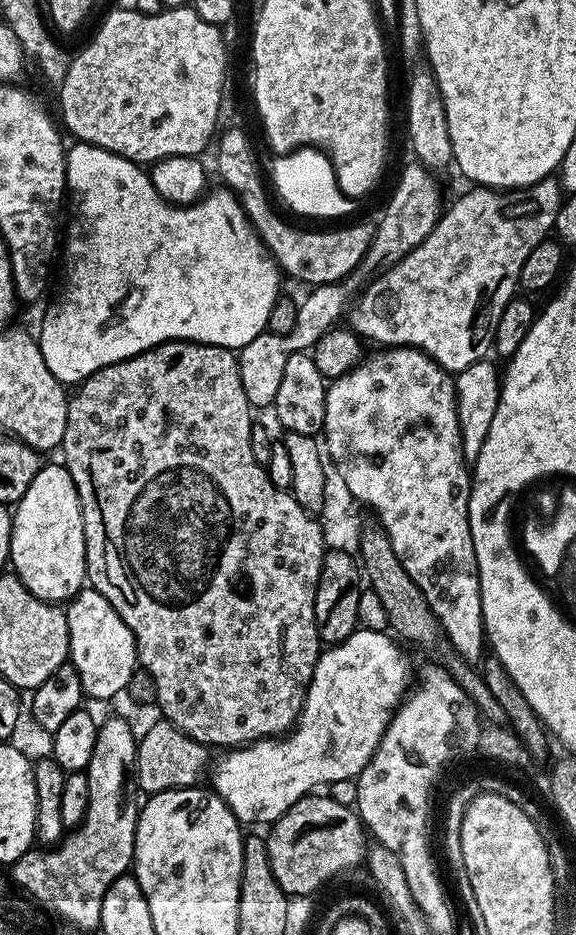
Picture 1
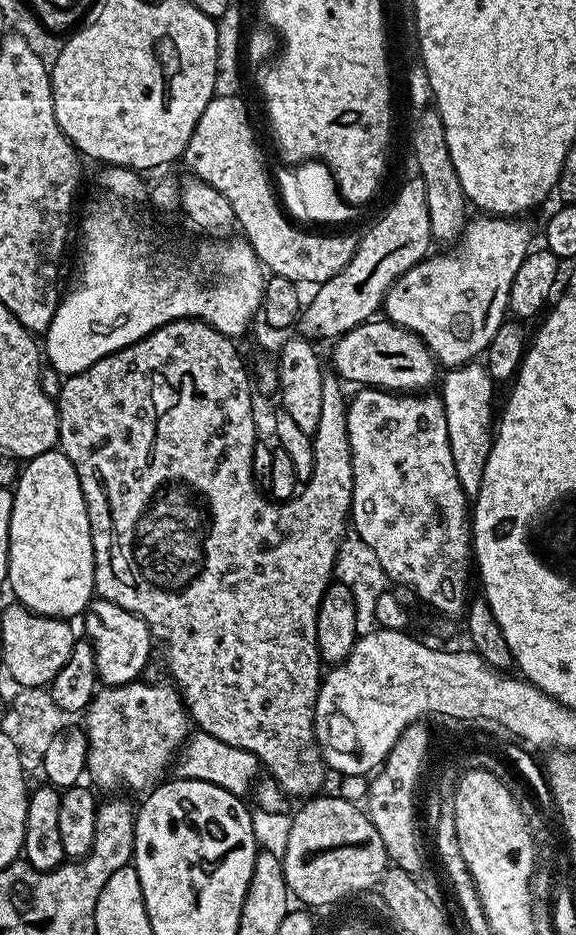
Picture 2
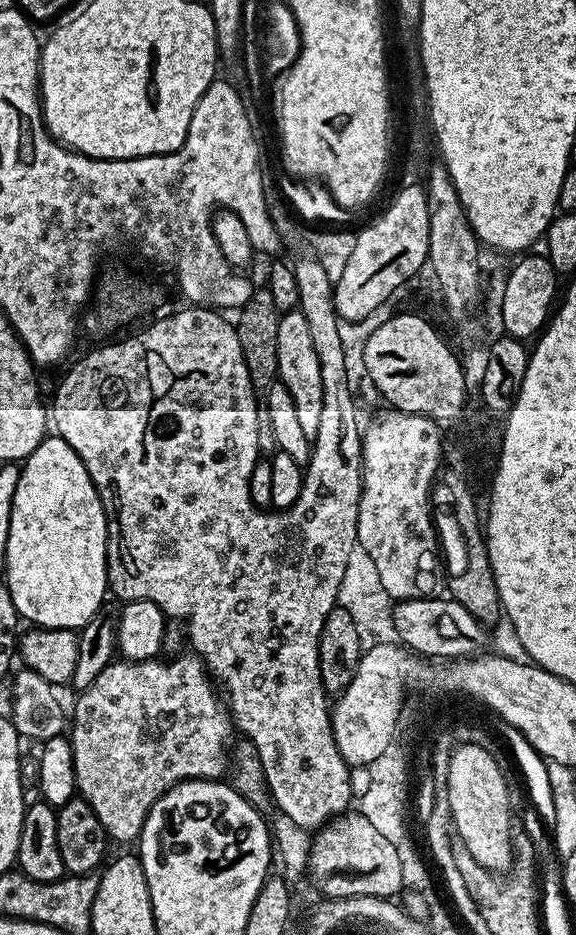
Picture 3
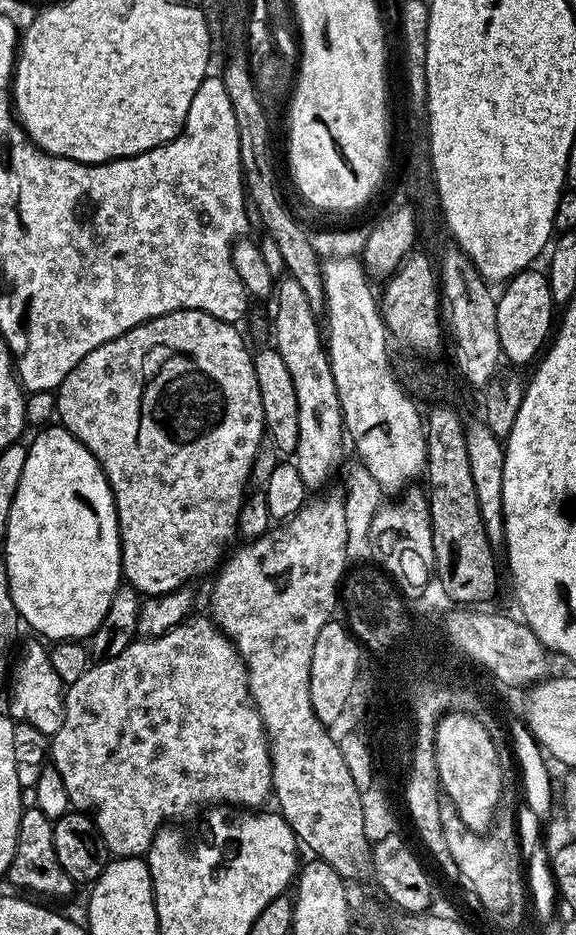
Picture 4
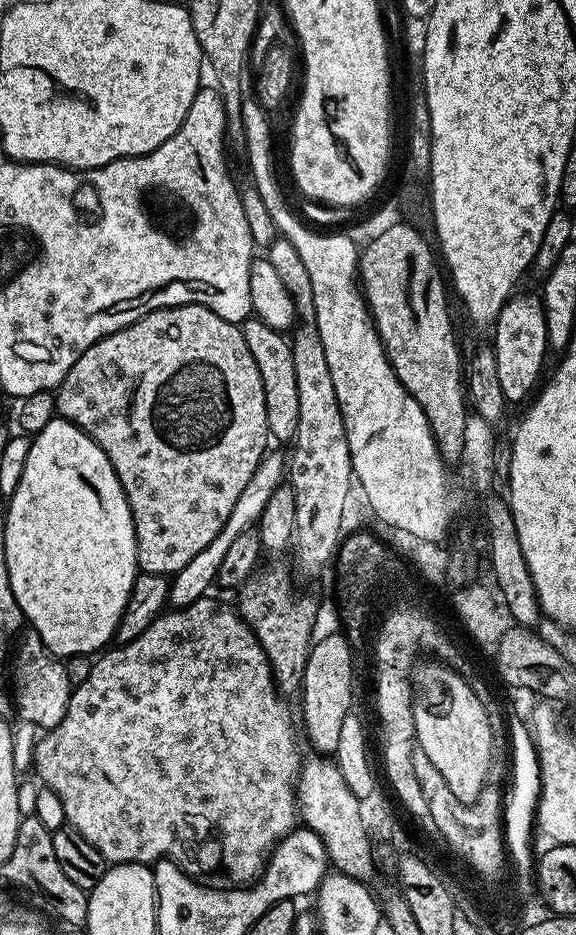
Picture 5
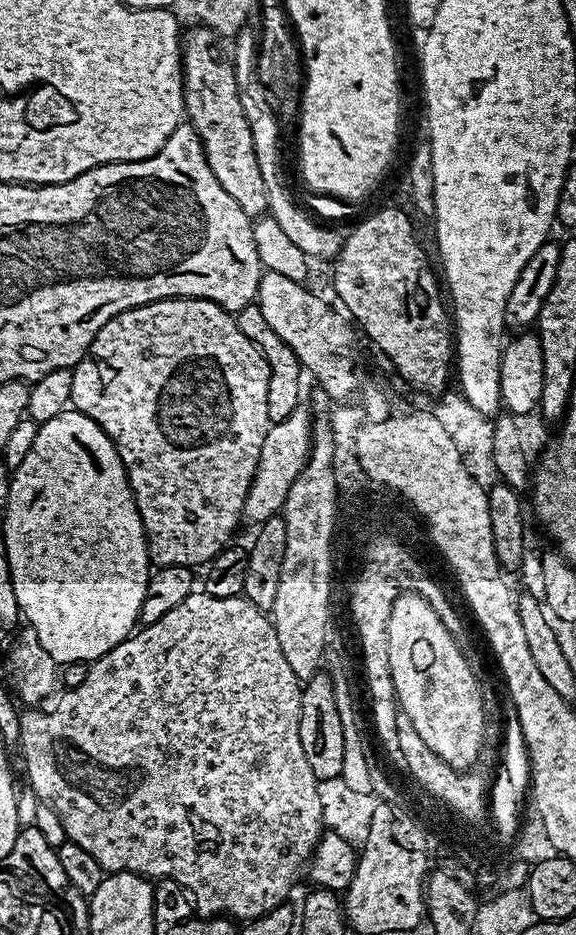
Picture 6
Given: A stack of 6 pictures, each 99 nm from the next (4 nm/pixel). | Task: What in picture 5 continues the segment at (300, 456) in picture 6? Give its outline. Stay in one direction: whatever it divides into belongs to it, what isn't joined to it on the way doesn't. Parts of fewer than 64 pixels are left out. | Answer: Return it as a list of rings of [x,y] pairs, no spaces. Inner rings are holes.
[[[269,451],[260,459],[260,465],[254,470],[250,482],[246,482],[242,494],[238,494],[238,502],[234,502],[234,510],[230,510],[230,518],[226,518],[226,522],[222,526],[222,530],[218,530],[214,542],[210,542],[210,546],[206,546],[206,550],[194,554],[194,558],[190,558],[190,562],[186,562],[186,566],[182,566],[182,570],[178,570],[171,577],[168,604],[173,609],[190,606],[194,602],[205,599],[211,593],[208,591],[213,591],[218,574],[218,565],[222,562],[226,550],[238,539],[238,534],[242,534],[259,521],[262,506],[266,506],[270,494],[274,494],[274,490],[278,490],[278,486],[285,479],[285,476],[285,457],[282,458],[278,453]]]

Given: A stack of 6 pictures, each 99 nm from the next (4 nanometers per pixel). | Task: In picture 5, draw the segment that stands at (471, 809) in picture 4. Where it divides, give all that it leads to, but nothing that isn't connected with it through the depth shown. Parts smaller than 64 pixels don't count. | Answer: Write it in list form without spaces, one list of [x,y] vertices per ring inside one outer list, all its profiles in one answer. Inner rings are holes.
[[[429,658],[425,664],[417,663],[412,669],[413,716],[416,727],[415,743],[426,752],[435,769],[446,778],[451,791],[464,806],[471,806],[478,799],[480,792],[488,782],[488,772],[491,770],[491,730],[486,712],[478,700],[469,681],[444,662],[435,664],[435,659]]]

